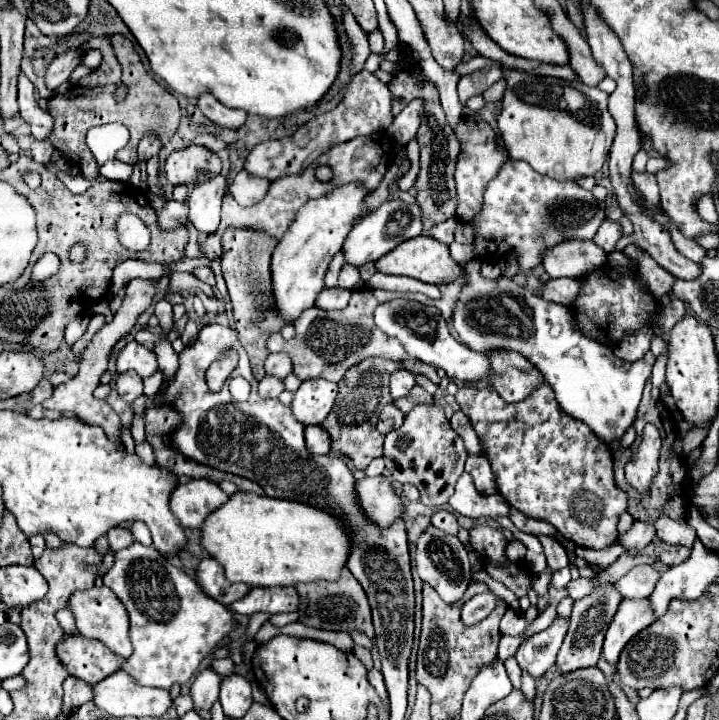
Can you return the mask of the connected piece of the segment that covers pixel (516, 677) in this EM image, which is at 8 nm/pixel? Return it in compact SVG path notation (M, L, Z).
M514 656L504 662L514 689L521 688L521 669Z

